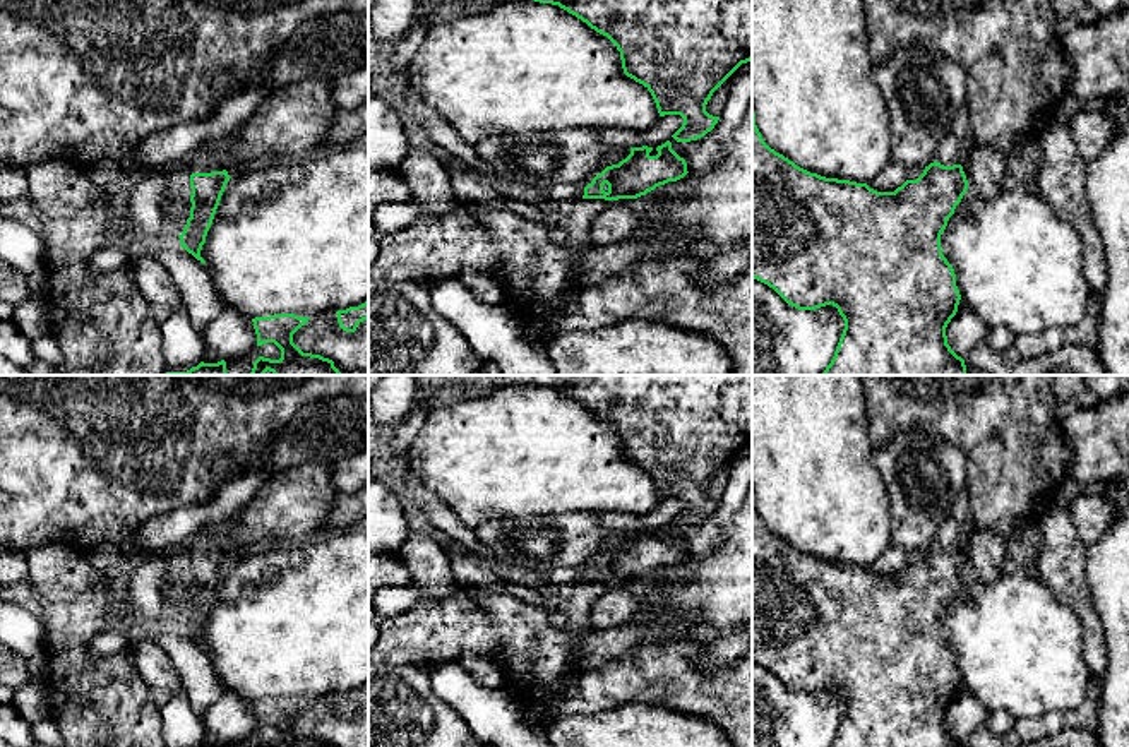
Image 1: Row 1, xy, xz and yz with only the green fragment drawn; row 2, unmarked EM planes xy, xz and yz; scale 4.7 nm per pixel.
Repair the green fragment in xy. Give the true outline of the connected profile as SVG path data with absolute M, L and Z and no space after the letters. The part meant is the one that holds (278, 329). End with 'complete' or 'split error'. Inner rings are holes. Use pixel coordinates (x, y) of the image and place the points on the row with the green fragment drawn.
M279 314L269 317L255 317L252 319L254 329L257 334L257 346L266 343L274 343L281 350L279 360L271 360L259 356L254 362L254 368L248 375L264 375L267 370L274 375L343 375L336 367L334 362L324 358L320 355L303 353L295 343L293 334L308 322L310 317L298 317L295 314Z; complete

